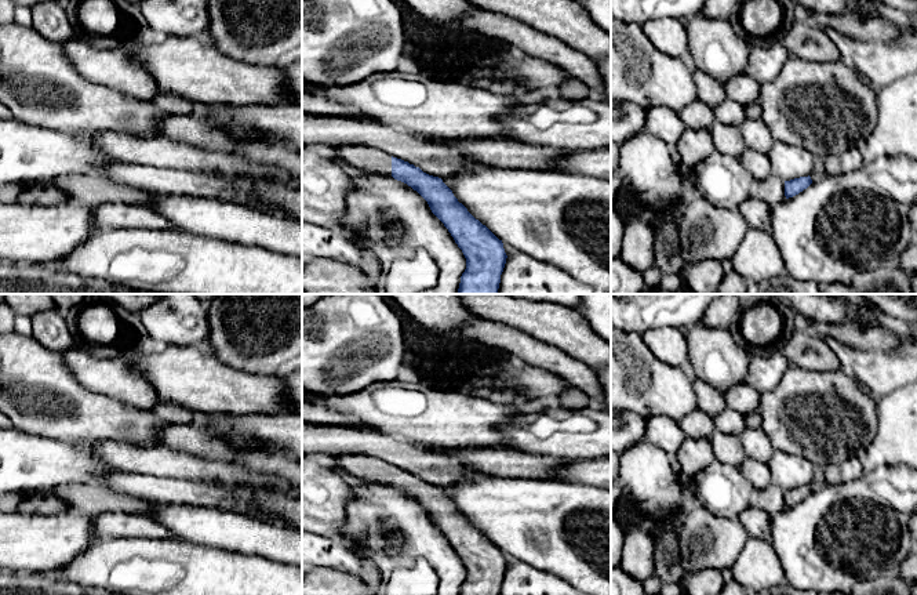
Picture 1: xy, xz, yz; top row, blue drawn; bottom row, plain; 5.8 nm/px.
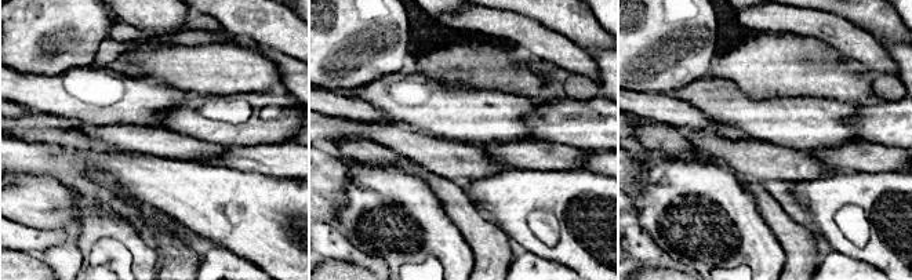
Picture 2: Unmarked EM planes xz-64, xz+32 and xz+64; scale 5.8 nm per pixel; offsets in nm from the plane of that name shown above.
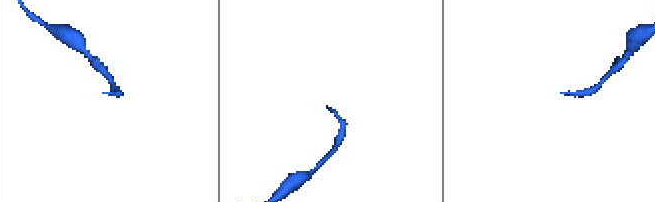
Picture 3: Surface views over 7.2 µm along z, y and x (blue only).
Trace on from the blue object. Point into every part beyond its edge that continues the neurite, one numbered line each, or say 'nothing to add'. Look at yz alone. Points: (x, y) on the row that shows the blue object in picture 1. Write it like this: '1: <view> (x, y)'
nothing to add

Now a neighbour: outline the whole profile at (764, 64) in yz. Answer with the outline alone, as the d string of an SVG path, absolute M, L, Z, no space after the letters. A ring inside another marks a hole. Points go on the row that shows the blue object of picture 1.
M782 43L769 47L750 47L746 73L760 84L772 81L780 73L789 52Z

